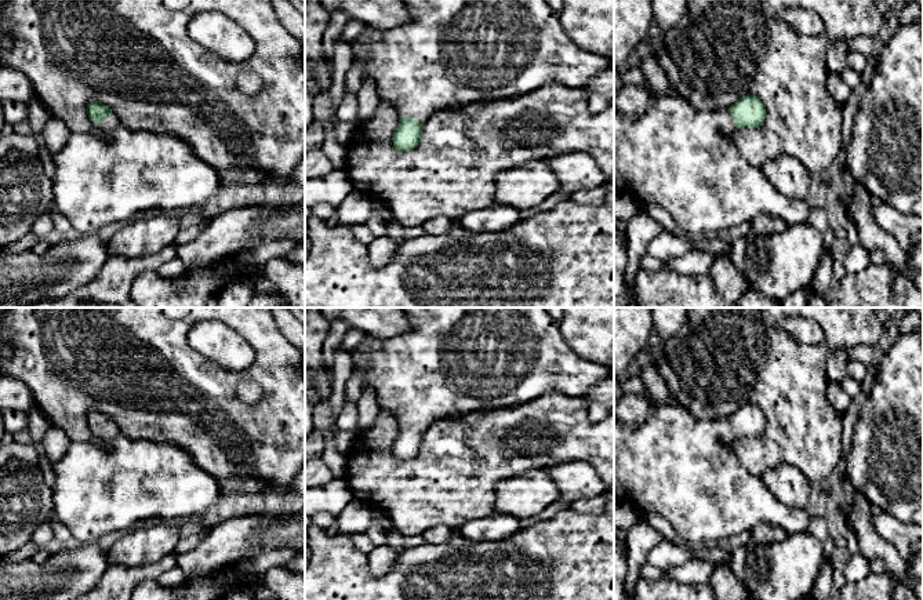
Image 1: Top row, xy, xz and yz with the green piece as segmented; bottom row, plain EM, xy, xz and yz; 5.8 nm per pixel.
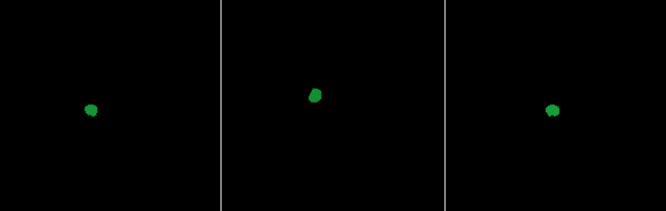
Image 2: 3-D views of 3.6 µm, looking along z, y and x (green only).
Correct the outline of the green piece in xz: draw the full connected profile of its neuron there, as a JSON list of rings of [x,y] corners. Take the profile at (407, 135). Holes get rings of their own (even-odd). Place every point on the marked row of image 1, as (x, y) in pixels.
[[[545,0],[403,1],[410,15],[407,23],[388,30],[367,26],[350,43],[353,59],[364,61],[363,79],[371,79],[379,101],[390,103],[400,114],[393,132],[393,146],[399,152],[419,145],[424,123],[437,110],[526,95],[544,84],[588,88],[593,79],[614,66],[608,58],[581,50],[564,32],[559,15]]]

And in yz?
[[[679,94],[651,95],[648,109],[640,117],[628,117],[614,110],[614,190],[631,193],[646,207],[662,207],[688,239],[726,234],[733,226],[751,222],[759,214],[781,218],[786,225],[806,223],[810,215],[807,201],[782,194],[762,168],[746,161],[735,146],[737,128],[757,127],[764,119],[763,102],[749,94],[723,110],[698,110]]]

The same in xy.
[[[91,101],[87,114],[94,123],[92,132],[72,132],[66,145],[55,154],[52,193],[58,212],[65,217],[73,234],[98,233],[103,226],[132,221],[146,211],[186,211],[208,200],[219,189],[218,170],[197,157],[190,145],[171,134],[149,131],[132,132],[121,126],[116,114],[103,103]]]

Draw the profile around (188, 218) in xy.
[[[186,210],[179,215],[181,229],[193,226],[193,225],[206,225],[206,217],[195,214],[192,210]]]

